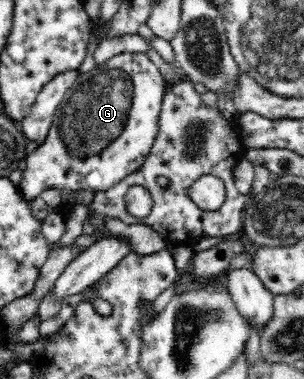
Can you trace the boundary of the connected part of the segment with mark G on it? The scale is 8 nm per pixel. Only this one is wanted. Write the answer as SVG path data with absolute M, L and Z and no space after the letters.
M145 53L117 54L103 64L96 64L88 72L79 72L53 113L47 138L26 155L24 179L17 184L21 197L28 202L47 189L105 192L129 174L137 172L157 138L164 90L164 77Z

